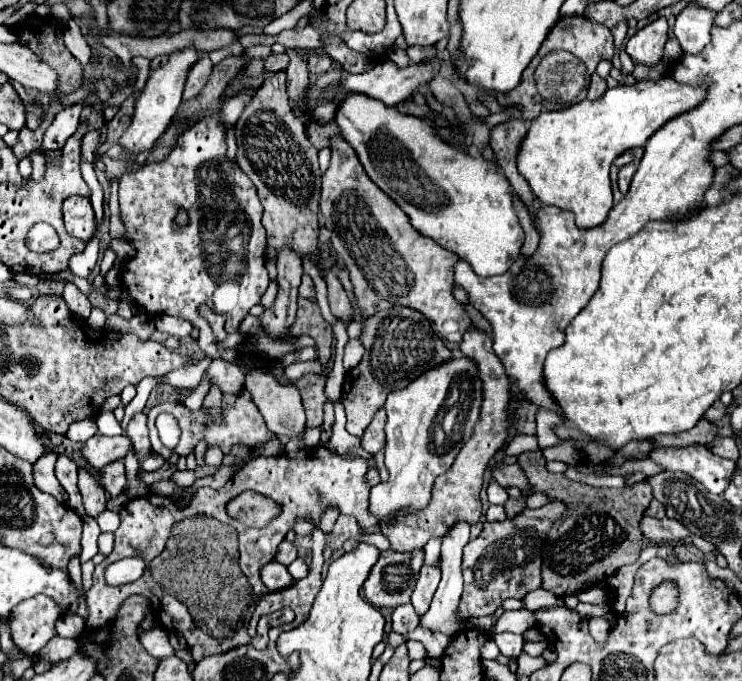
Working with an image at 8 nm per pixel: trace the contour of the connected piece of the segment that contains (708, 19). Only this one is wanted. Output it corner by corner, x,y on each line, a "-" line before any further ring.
690,2
676,16
674,34
684,52
700,52
710,42
710,28
714,24
714,18
714,10
704,10
702,6
696,6
696,2

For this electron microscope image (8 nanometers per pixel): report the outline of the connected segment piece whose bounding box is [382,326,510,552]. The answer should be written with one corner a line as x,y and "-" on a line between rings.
472,326
464,332
460,350
464,356
474,358
480,368
480,376
484,382
484,404
482,404
480,420
474,428
472,438
464,444
464,448
456,456
454,464
436,478
436,486
432,490
432,500
430,500
428,508
422,512
416,512
416,514
400,516
394,522
394,526
386,526
386,524
382,526
384,536
390,540
390,544
396,552
422,550
430,538
444,538
444,534
448,534
448,530
452,530
452,526
456,522
474,524
480,520
482,504
480,504
478,494
484,484
484,470
488,468
488,462
502,448
502,444
506,442
506,436
508,436
506,418
508,418
508,400
510,400
510,378
506,376
502,362
498,360
498,356
492,350
492,338
486,332
482,332
480,328

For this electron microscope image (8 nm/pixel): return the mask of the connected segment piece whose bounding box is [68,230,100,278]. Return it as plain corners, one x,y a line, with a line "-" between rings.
96,230
94,238
86,244
86,250
82,254
76,254
76,256
70,258
70,264
68,264
70,272
74,276
88,278
88,274
92,272
92,268
94,268
94,264
98,260
98,250
100,250
100,246
98,246
98,230

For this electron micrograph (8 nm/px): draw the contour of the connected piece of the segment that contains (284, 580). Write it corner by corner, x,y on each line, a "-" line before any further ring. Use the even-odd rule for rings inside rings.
270,562
262,568
262,582
266,584
266,588
270,592
278,592
278,590
284,590
292,584
292,576
288,574
286,566
282,566
280,562

